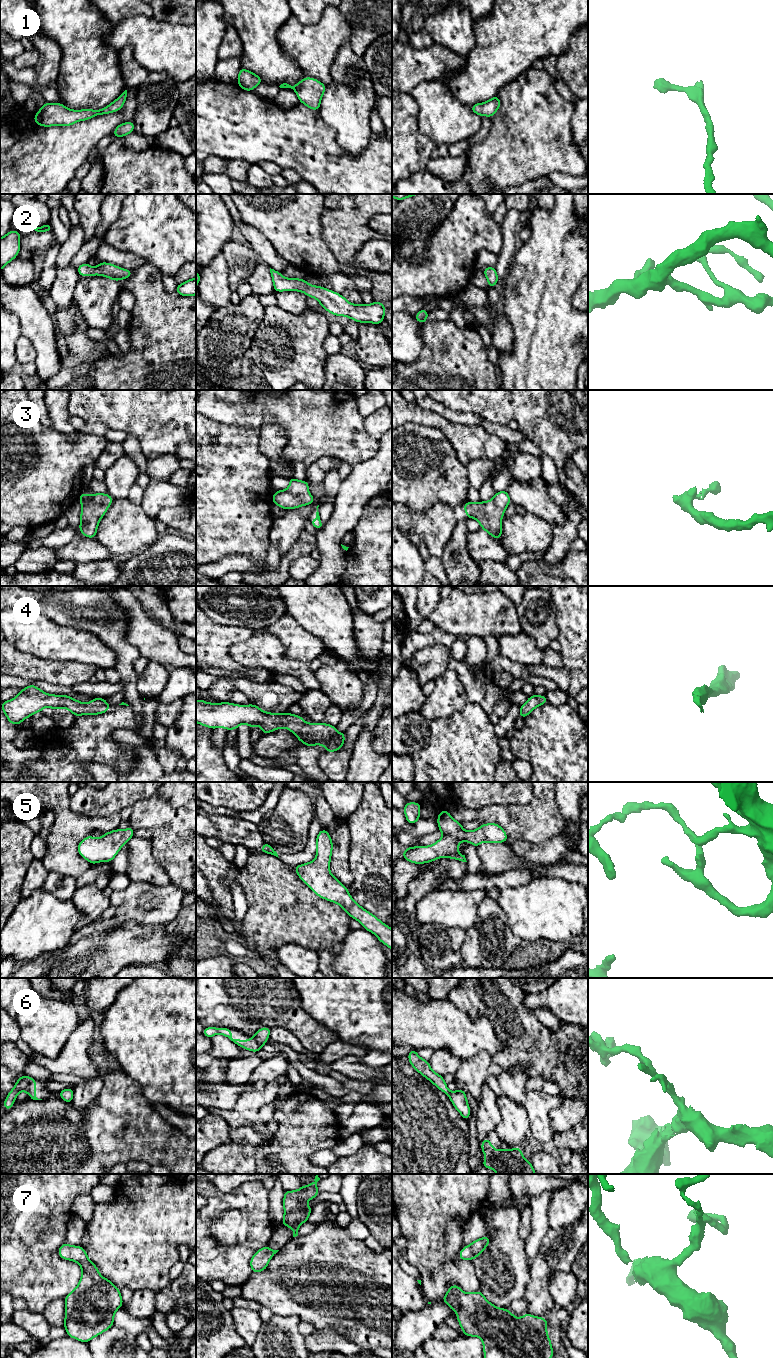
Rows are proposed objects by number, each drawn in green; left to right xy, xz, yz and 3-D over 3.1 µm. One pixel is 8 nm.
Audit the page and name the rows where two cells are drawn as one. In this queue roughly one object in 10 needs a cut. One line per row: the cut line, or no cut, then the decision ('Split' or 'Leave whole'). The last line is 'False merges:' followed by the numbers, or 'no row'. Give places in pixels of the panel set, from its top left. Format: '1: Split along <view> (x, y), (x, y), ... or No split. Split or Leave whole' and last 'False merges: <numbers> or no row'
1: No split. Leave whole
2: No split. Leave whole
3: No split. Leave whole
4: No split. Leave whole
5: No split. Leave whole
6: No split. Leave whole
7: No split. Leave whole
False merges: no row

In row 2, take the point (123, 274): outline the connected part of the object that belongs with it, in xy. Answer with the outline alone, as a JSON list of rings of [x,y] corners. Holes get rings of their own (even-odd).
[[[86,262],[79,265],[77,271],[79,276],[101,275],[111,280],[116,280],[117,282],[121,279],[129,278],[133,273],[132,270],[125,270],[116,265],[106,262],[101,262],[96,267],[90,267],[89,264]]]

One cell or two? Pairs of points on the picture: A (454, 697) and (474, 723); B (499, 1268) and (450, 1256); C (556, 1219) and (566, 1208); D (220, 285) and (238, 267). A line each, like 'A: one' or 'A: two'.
A: two
B: two
C: one
D: two

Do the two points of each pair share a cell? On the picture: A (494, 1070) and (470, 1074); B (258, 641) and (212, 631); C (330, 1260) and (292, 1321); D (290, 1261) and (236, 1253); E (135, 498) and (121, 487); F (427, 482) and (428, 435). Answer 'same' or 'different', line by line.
A: different
B: different
C: different
D: different
E: different
F: same

